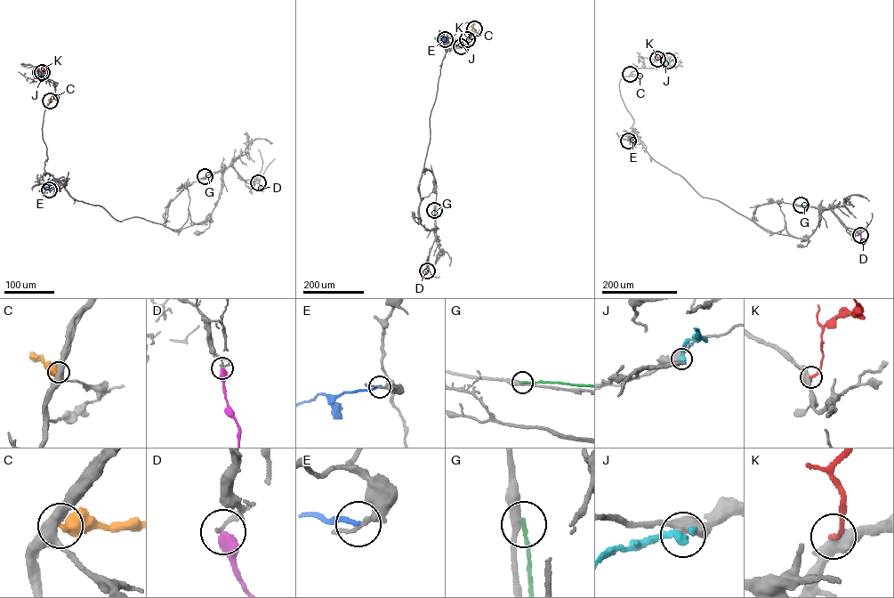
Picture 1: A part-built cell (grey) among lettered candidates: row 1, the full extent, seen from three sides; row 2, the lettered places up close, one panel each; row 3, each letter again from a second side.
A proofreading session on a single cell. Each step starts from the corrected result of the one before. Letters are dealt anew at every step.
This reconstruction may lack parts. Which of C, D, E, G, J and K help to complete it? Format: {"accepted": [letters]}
{"accepted": []}

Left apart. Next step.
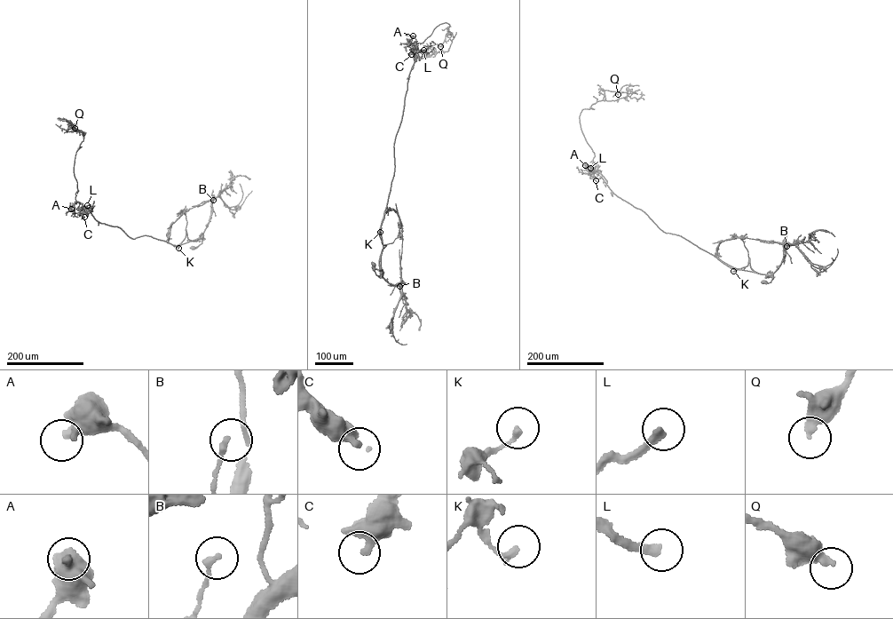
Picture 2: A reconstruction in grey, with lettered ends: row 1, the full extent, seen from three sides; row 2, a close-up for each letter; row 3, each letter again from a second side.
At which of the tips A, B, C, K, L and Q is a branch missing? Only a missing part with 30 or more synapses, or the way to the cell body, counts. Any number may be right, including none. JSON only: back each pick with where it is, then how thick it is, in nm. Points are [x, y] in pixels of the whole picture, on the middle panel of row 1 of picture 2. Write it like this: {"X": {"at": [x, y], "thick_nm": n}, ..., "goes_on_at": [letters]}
{"L": {"at": [423, 50], "thick_nm": 260}, "goes_on_at": ["L"]}

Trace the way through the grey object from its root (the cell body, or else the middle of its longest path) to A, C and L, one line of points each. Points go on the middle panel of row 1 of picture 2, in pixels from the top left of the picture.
A: (373, 264), (381, 276), (380, 229), (394, 171), (394, 143), (413, 51), (418, 49), (408, 43), (413, 35)
C: (373, 264), (381, 276), (380, 229), (394, 171), (394, 143), (416, 60), (415, 51), (411, 54)
L: (373, 264), (381, 276), (380, 230), (394, 171), (394, 143), (416, 60), (413, 54), (423, 50)

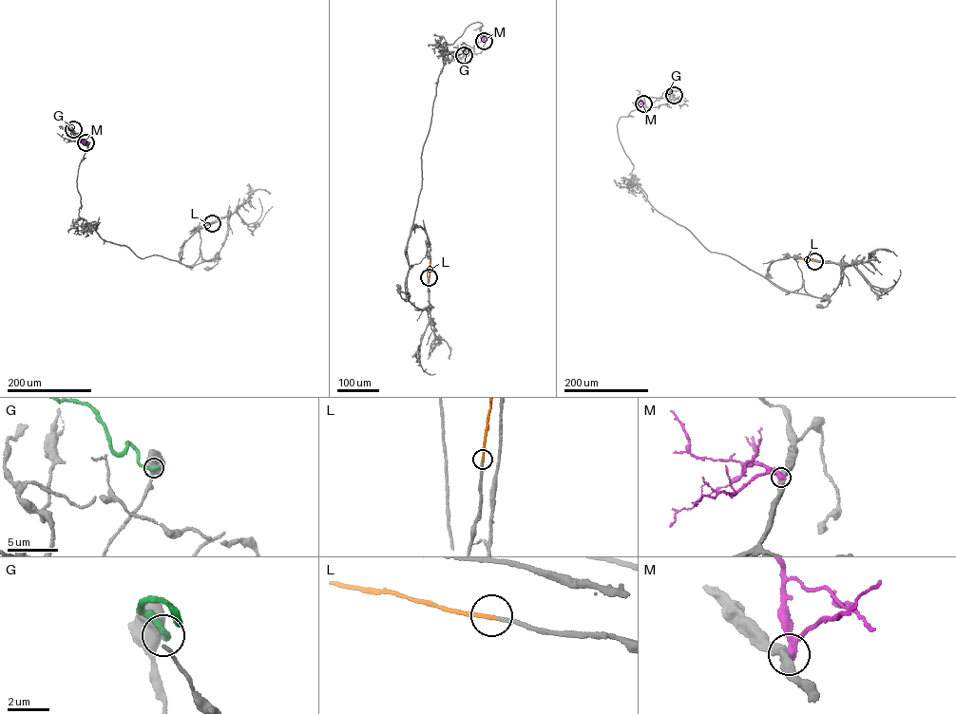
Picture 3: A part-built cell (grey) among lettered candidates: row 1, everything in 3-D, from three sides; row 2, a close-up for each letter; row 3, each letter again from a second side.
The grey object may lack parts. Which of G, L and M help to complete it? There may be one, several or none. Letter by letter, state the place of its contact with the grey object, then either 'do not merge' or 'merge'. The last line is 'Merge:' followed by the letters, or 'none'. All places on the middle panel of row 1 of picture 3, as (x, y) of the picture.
G: (464, 55) | do not merge
L: (429, 277) | merge
M: (484, 41) | do not merge
Merge: L

